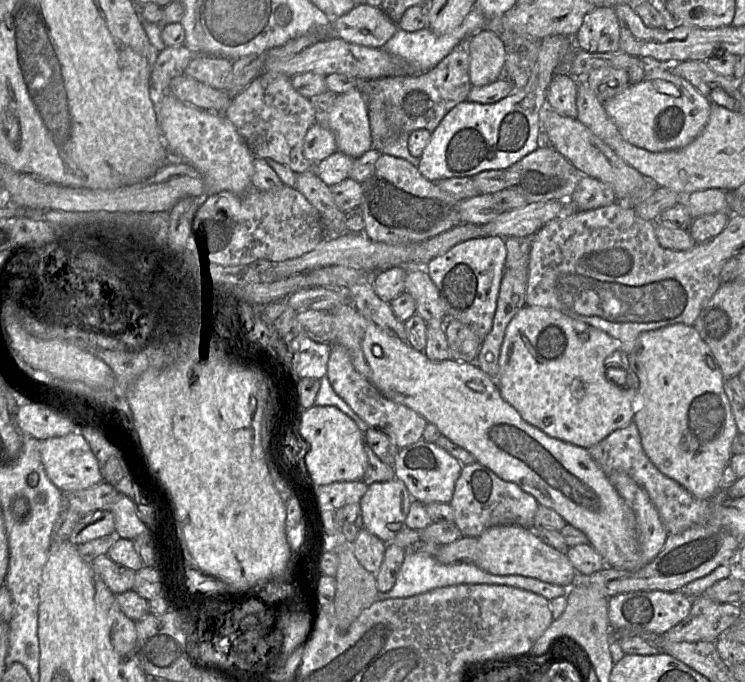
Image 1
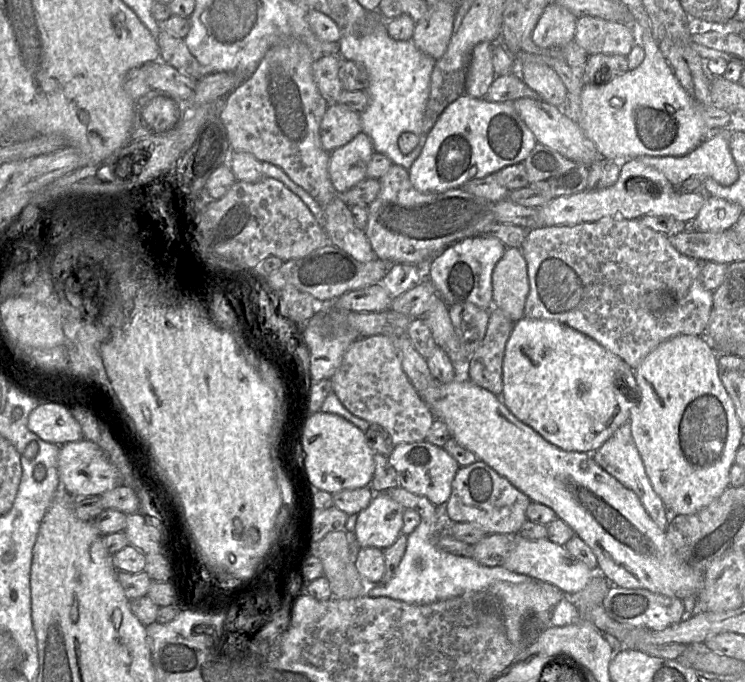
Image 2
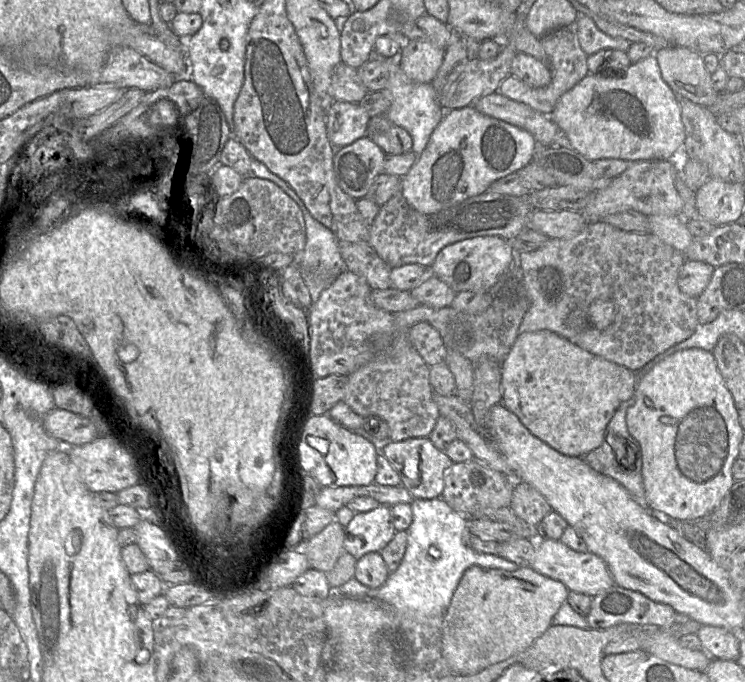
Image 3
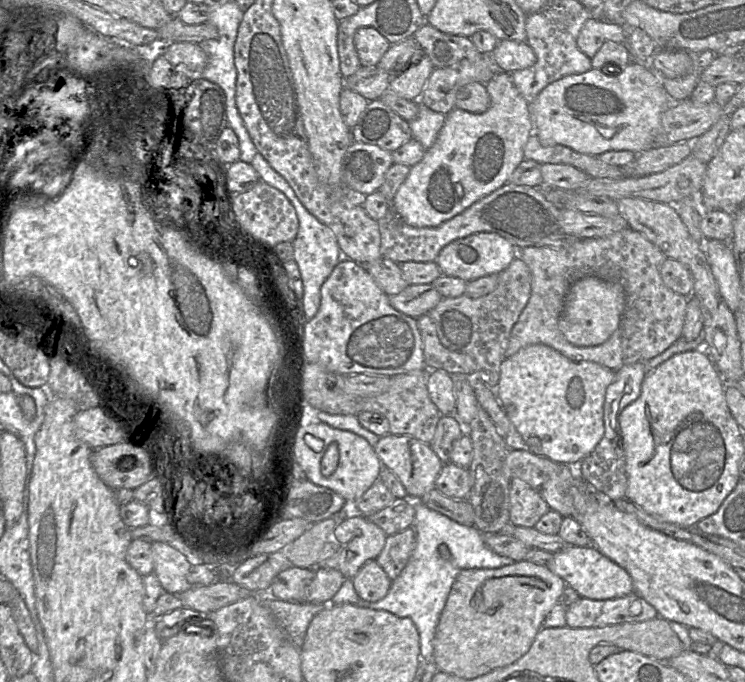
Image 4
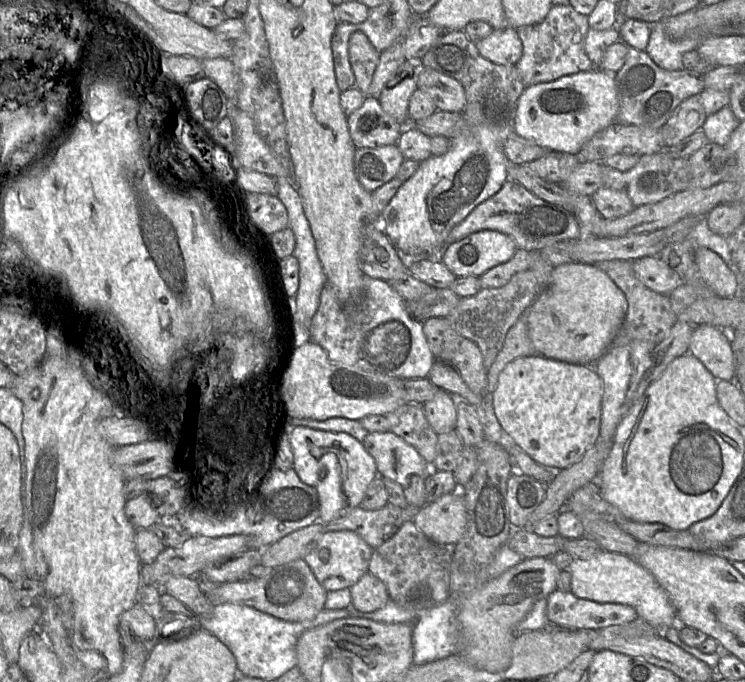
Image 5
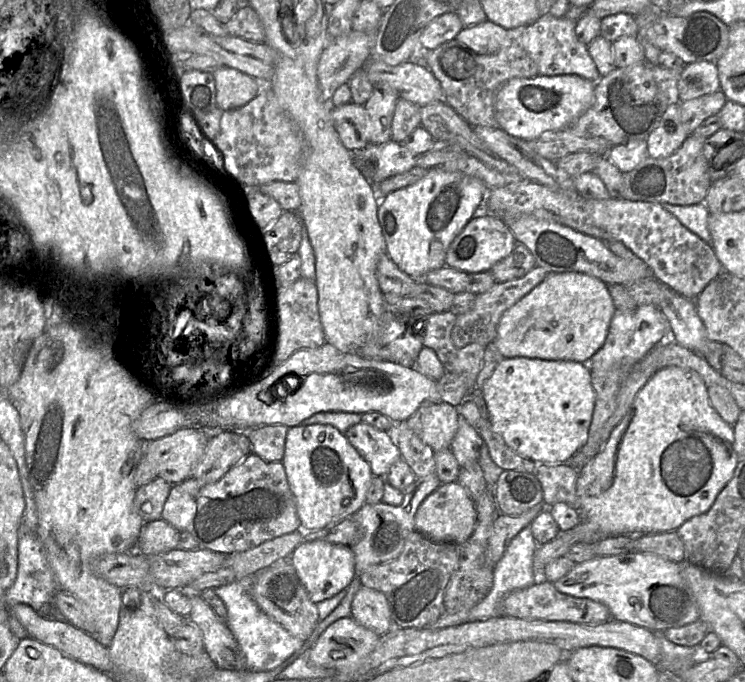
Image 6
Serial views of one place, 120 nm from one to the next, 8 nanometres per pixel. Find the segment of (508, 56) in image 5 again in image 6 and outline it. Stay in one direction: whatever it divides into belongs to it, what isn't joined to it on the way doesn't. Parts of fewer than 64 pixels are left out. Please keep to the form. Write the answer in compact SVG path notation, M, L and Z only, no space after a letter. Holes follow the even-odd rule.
M487 19L475 26L463 27L456 39L483 55L494 54L510 39L510 32Z

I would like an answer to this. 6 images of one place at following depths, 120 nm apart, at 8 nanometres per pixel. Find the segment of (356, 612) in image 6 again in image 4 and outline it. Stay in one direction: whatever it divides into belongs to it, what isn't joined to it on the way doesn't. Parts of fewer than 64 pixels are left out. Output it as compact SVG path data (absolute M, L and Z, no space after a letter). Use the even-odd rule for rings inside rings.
M376 559L367 561L353 577L354 589L358 596L369 602L376 602L386 596L391 579Z

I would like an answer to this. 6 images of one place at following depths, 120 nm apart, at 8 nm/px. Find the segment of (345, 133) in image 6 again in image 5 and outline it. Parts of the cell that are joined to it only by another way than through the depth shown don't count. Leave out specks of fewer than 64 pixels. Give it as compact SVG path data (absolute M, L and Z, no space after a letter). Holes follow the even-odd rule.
M367 96L362 106L347 116L347 122L355 148L396 145L405 129L383 110L376 96Z

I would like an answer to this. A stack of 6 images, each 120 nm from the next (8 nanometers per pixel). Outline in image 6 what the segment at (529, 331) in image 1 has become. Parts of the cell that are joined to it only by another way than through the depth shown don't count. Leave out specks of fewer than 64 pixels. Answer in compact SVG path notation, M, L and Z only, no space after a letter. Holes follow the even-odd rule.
M527 357L504 358L485 382L482 394L493 430L524 458L550 465L566 463L587 442L596 397L587 363Z

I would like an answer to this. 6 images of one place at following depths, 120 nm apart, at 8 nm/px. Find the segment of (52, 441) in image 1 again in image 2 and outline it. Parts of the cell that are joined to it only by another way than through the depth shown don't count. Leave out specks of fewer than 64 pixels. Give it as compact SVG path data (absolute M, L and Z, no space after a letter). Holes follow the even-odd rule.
M86 439L60 446L58 474L62 489L72 497L101 495L121 485L121 475L116 467L109 462L98 445Z

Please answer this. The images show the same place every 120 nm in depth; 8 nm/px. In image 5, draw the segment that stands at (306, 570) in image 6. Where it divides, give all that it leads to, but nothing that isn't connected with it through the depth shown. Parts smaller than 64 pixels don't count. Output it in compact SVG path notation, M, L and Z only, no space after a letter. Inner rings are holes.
M349 530L325 531L308 546L303 559L327 592L351 588L367 571L373 548Z

